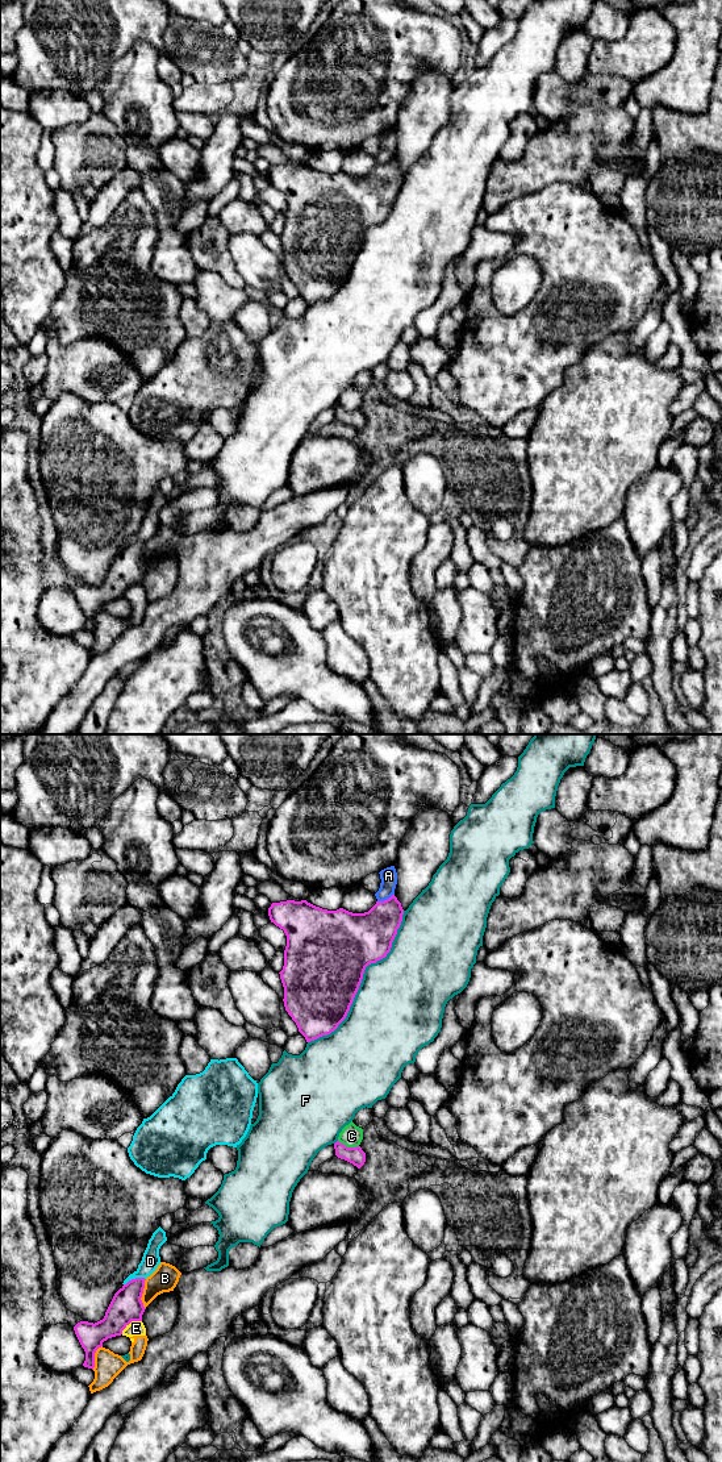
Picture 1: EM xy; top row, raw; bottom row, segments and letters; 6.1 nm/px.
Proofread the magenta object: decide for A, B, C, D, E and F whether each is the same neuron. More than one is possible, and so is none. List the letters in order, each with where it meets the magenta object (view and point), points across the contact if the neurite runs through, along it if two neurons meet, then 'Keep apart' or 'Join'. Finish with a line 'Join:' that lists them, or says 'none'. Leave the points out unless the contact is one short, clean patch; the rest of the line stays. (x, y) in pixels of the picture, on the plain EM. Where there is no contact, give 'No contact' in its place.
A: Touches magenta at xy (387, 162). Keep apart
B: Touches magenta at xy (142, 555). Keep apart
C: Touches magenta at xy (349, 411). Keep apart
D: Touches magenta at xy (136, 541). Keep apart
E: Touches magenta at xy (130, 584). Boundary: xy (141, 583), (133, 583), (121, 596). Keep apart
F: Touches magenta at xy (362, 241). Keep apart
Join: none

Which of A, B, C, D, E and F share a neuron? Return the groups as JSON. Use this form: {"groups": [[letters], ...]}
{"groups": [["A"], ["B", "E"], ["C"], ["D"], ["F"]]}

